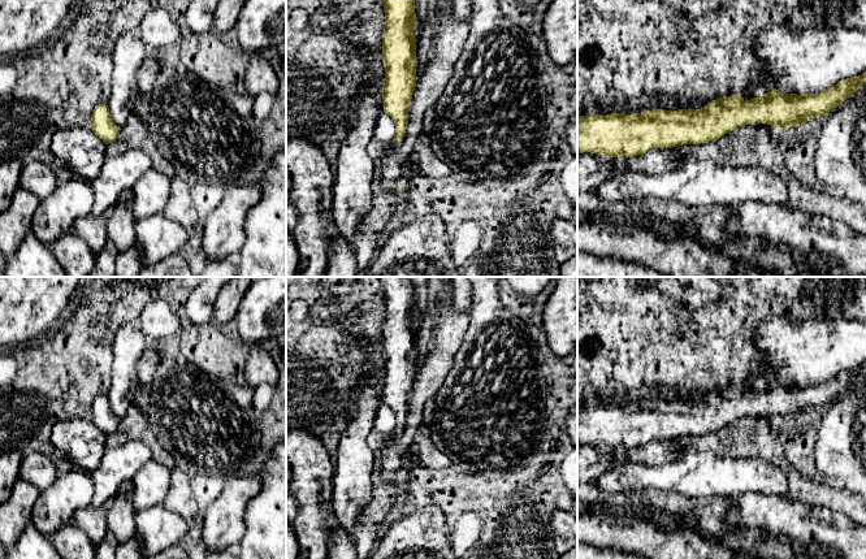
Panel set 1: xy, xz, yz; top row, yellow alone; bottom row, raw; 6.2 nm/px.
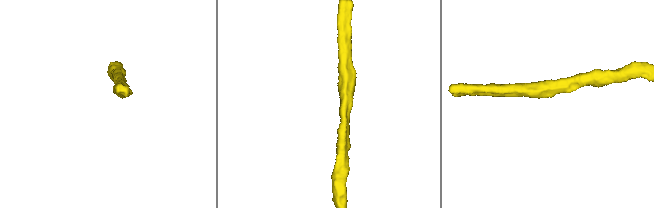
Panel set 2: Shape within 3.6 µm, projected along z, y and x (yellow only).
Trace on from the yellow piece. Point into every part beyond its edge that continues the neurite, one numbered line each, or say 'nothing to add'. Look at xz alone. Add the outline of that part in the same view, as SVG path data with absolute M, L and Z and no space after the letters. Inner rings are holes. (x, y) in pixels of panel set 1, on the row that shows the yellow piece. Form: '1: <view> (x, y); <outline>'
nothing to add

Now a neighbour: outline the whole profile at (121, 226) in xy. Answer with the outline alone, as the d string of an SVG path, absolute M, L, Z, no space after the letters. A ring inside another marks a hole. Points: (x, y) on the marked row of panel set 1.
M126 190L116 202L112 217L107 222L108 239L118 252L135 246L137 217L133 213L133 190Z

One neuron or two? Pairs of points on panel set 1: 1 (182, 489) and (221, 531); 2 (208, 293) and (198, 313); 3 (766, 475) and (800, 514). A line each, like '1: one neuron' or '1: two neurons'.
1: two neurons
2: one neuron
3: two neurons

